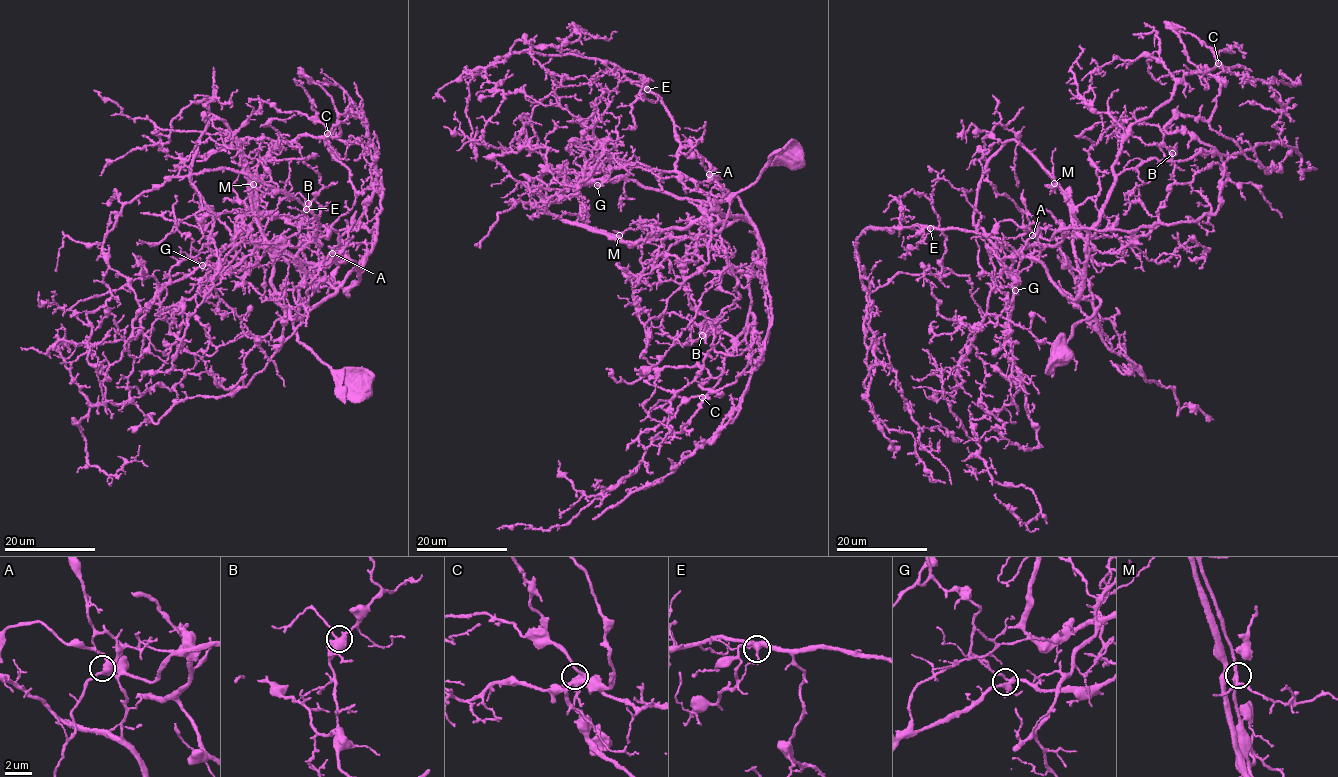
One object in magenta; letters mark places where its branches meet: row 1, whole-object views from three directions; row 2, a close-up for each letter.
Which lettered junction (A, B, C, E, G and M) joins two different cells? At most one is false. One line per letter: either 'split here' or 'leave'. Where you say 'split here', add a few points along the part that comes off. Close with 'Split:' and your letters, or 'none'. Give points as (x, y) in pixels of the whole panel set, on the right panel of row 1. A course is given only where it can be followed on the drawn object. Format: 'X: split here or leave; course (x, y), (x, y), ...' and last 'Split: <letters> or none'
A: leave
B: leave
C: leave
E: leave
G: leave
M: leave
Split: none

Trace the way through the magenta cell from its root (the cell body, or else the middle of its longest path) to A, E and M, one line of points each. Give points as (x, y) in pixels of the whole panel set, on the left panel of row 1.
A: (361, 385), (301, 344), (290, 317), (286, 316), (297, 316), (304, 275), (320, 264), (326, 264), (332, 253)
E: (361, 385), (301, 344), (286, 316), (297, 316), (305, 274), (295, 257), (319, 227), (306, 209)
M: (361, 385), (301, 344), (290, 317), (286, 316), (288, 312), (276, 301), (272, 257), (255, 216), (253, 184)

